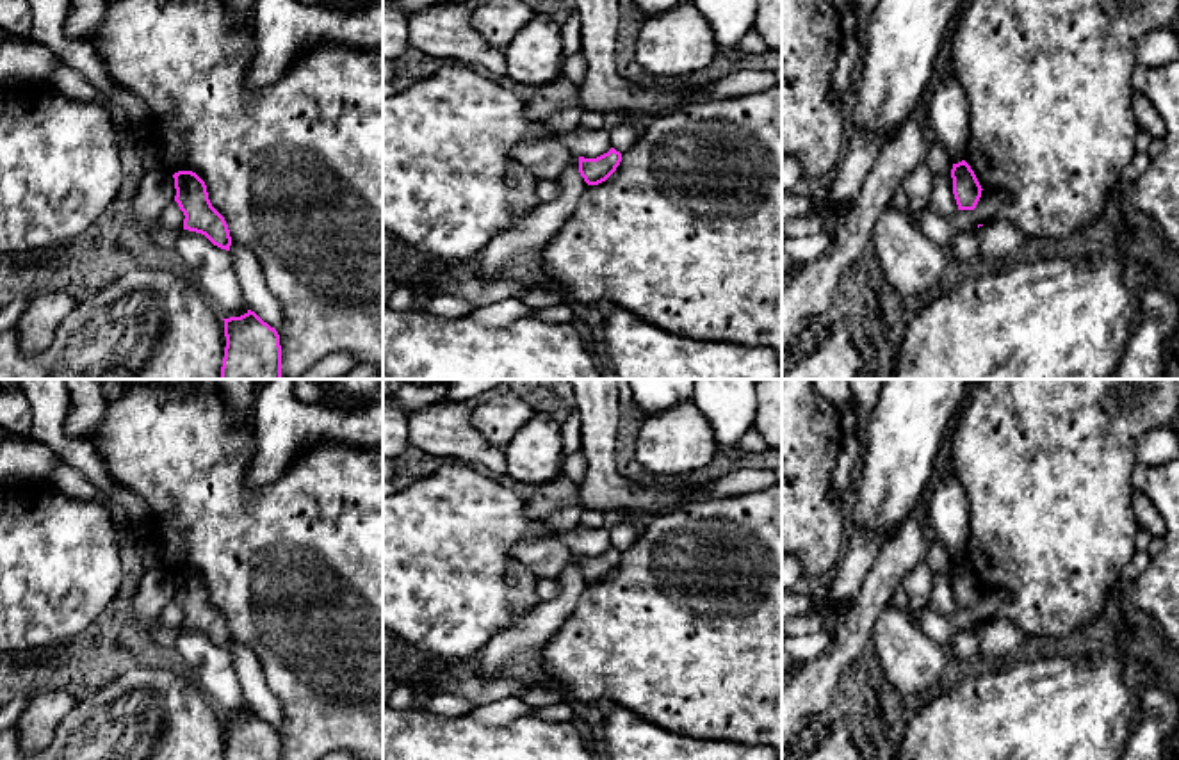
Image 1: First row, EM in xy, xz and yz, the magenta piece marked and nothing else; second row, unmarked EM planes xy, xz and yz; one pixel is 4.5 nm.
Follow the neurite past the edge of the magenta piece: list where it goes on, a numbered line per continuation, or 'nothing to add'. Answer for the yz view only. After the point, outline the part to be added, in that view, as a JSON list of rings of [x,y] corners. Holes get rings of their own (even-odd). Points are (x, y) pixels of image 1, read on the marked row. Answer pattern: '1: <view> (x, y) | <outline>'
nothing to add

